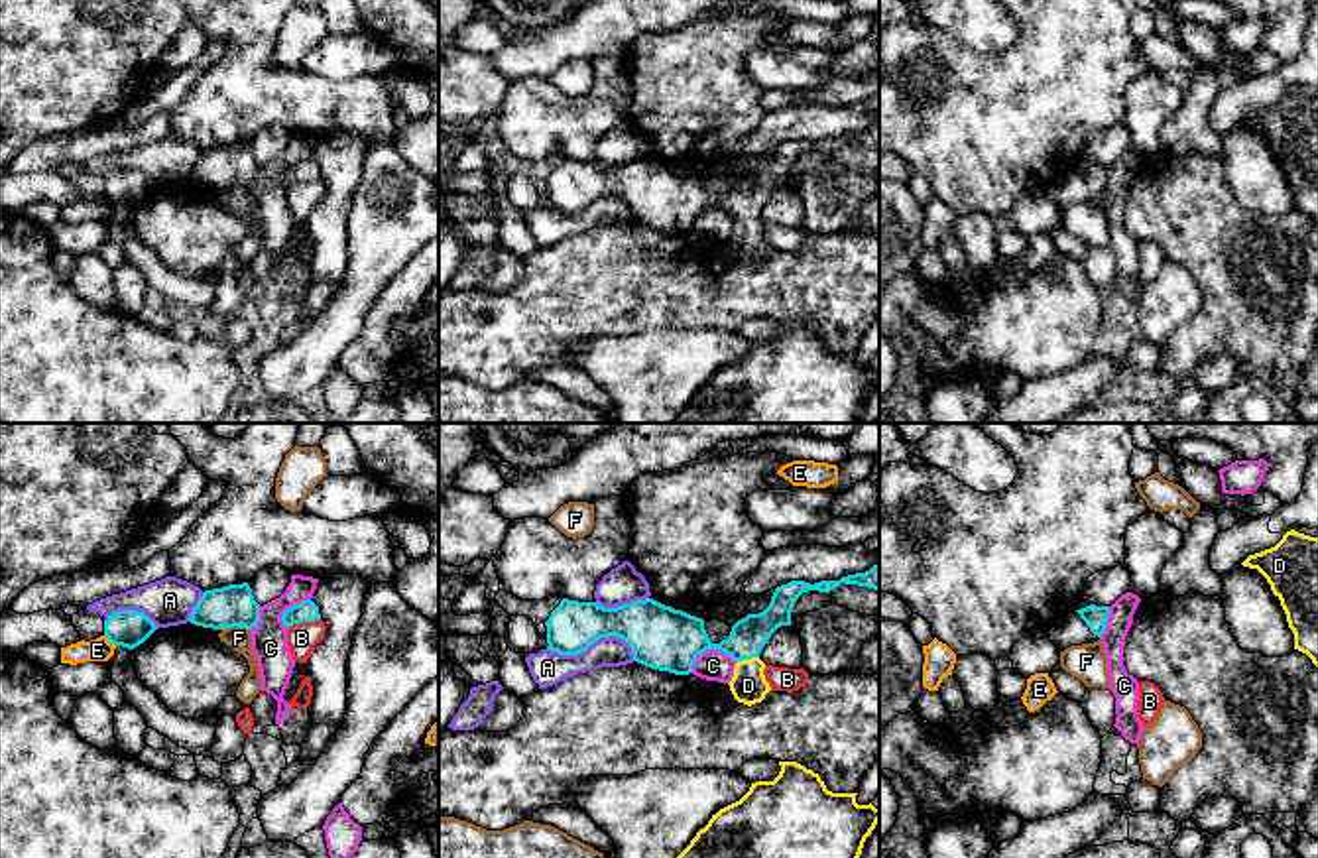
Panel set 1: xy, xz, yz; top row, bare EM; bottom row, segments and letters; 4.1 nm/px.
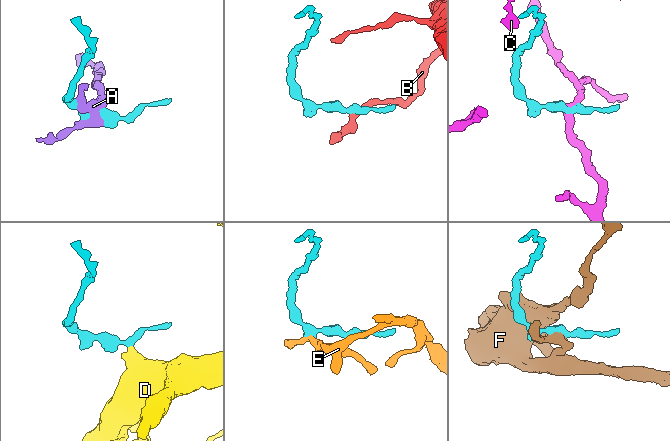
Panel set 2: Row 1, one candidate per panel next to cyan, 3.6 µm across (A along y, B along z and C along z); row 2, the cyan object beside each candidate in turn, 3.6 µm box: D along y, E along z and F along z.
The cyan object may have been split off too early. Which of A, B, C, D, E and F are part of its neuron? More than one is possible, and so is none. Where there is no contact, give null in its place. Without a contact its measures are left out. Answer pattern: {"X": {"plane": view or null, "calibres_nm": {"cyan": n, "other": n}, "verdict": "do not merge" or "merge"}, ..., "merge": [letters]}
{"A": {"plane": "xz", "calibres_nm": {"cyan": 240, "other": 150}, "verdict": "do not merge"}, "B": {"plane": "xy", "calibres_nm": {"cyan": 90, "other": 130}, "verdict": "do not merge"}, "C": {"plane": "xz", "calibres_nm": {"cyan": 260, "other": 130}, "verdict": "do not merge"}, "D": {"plane": "xz", "calibres_nm": {"cyan": 150, "other": 150}, "verdict": "merge"}, "E": {"plane": "xy", "calibres_nm": {"cyan": 160, "other": 100}, "verdict": "do not merge"}, "F": {"plane": "xy", "calibres_nm": {"cyan": 170, "other": 100}, "verdict": "do not merge"}, "merge": ["D"]}

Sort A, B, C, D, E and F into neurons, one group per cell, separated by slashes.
A / B / C / D / E / F

